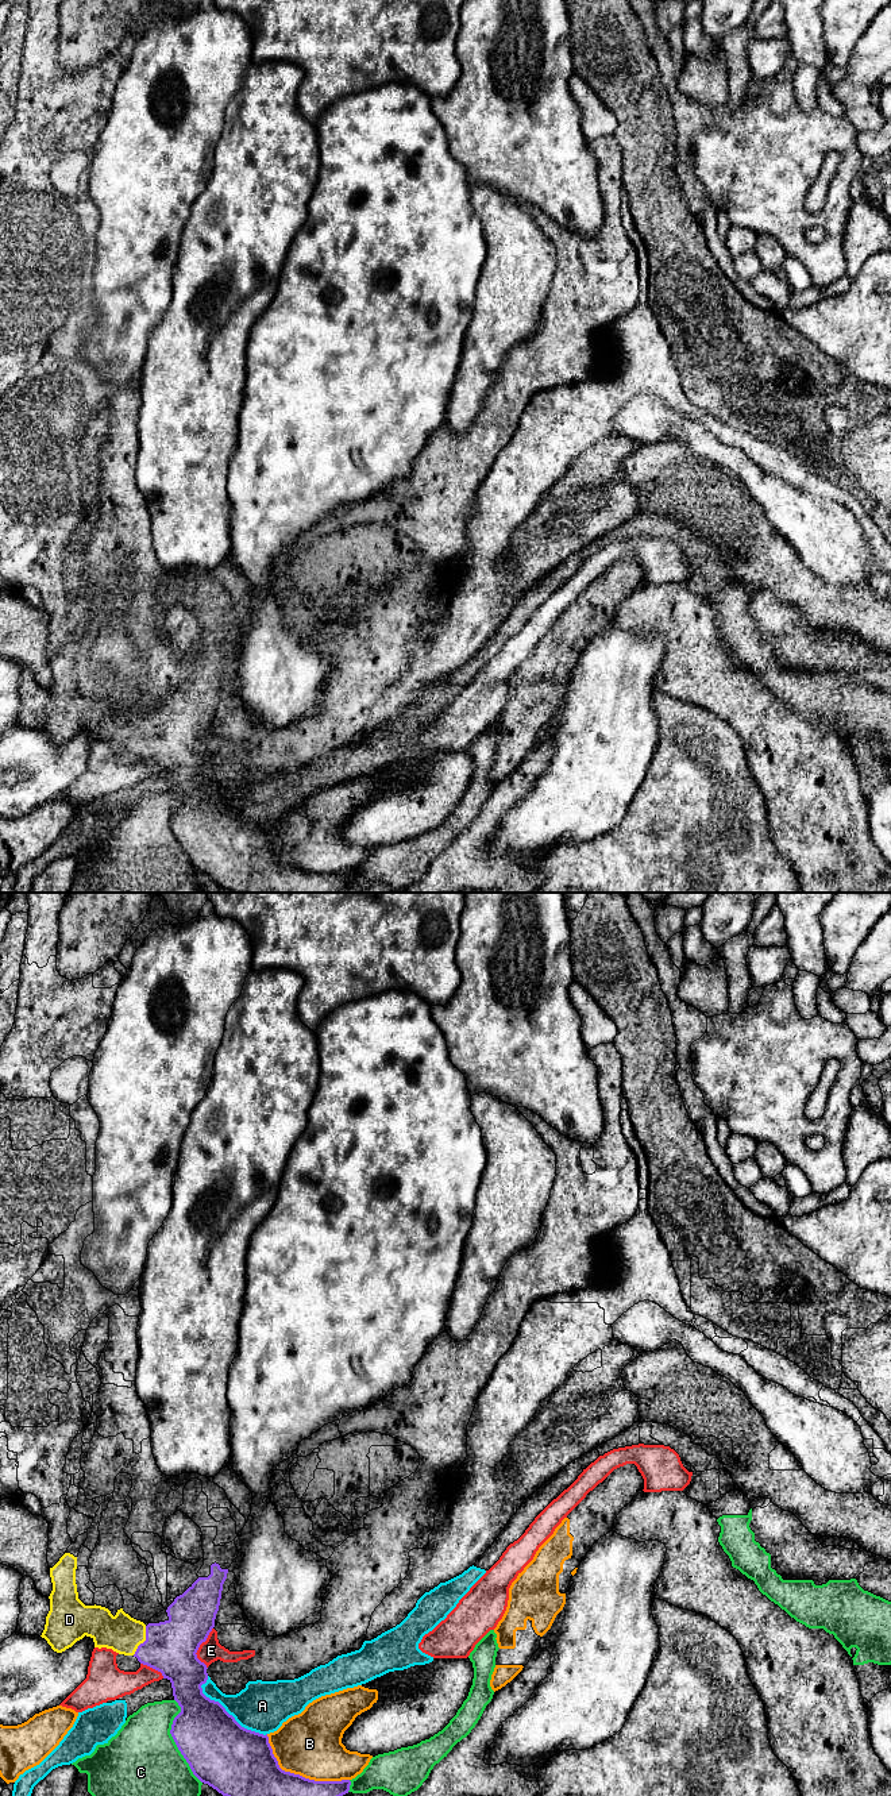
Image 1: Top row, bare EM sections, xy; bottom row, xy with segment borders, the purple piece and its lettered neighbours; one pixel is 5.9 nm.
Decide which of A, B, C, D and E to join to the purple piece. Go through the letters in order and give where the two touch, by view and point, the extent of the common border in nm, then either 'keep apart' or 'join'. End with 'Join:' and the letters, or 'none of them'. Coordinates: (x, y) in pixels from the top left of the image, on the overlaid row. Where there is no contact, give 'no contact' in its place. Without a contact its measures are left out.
A: contact xy (226, 1711); length 500 nm; keep apart
B: contact xy (299, 1775); length 550 nm; keep apart
C: contact xy (174, 1741); length 550 nm; keep apart
D: contact xy (145, 1641); length 190 nm; join
E: contact xy (199, 1646); length 260 nm; keep apart
Join: D

